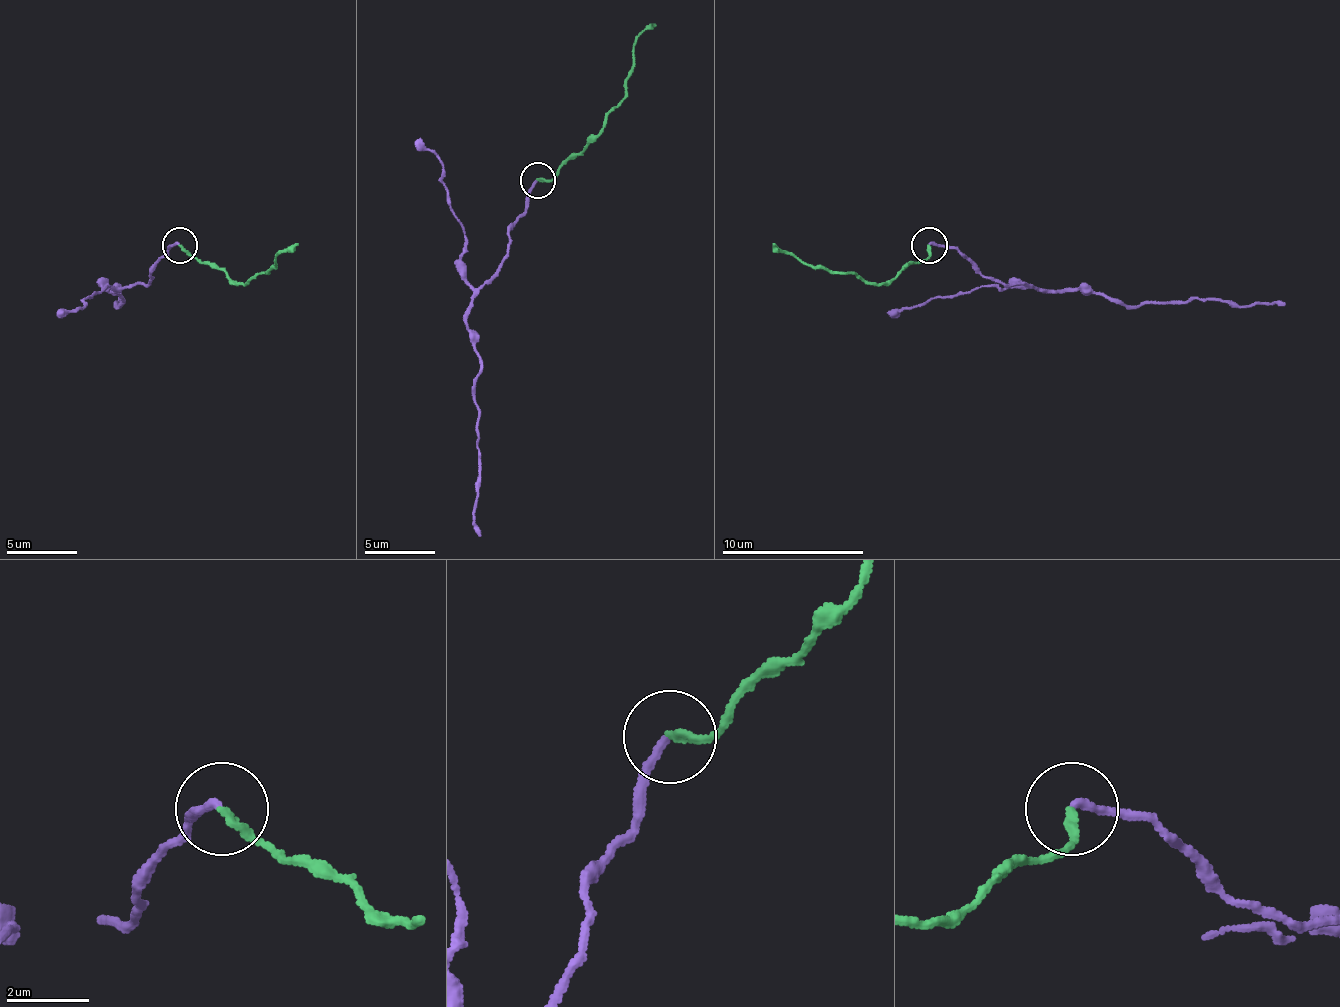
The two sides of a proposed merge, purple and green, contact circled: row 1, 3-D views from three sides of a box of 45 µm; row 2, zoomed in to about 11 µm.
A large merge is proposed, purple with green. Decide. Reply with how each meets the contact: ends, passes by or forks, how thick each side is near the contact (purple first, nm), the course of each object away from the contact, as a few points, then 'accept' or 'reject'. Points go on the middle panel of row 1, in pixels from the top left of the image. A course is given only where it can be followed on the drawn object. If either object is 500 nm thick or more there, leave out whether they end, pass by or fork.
purple ends there; green ends there; 190 nm thick on the purple side, 190 nm on the other; purple runs (536, 179), (529, 208), (508, 232), (504, 261), (465, 318), (480, 360), (476, 378), (480, 535); green runs (536, 179), (554, 176), (604, 126), (625, 94), (632, 48), (657, 26); accept

